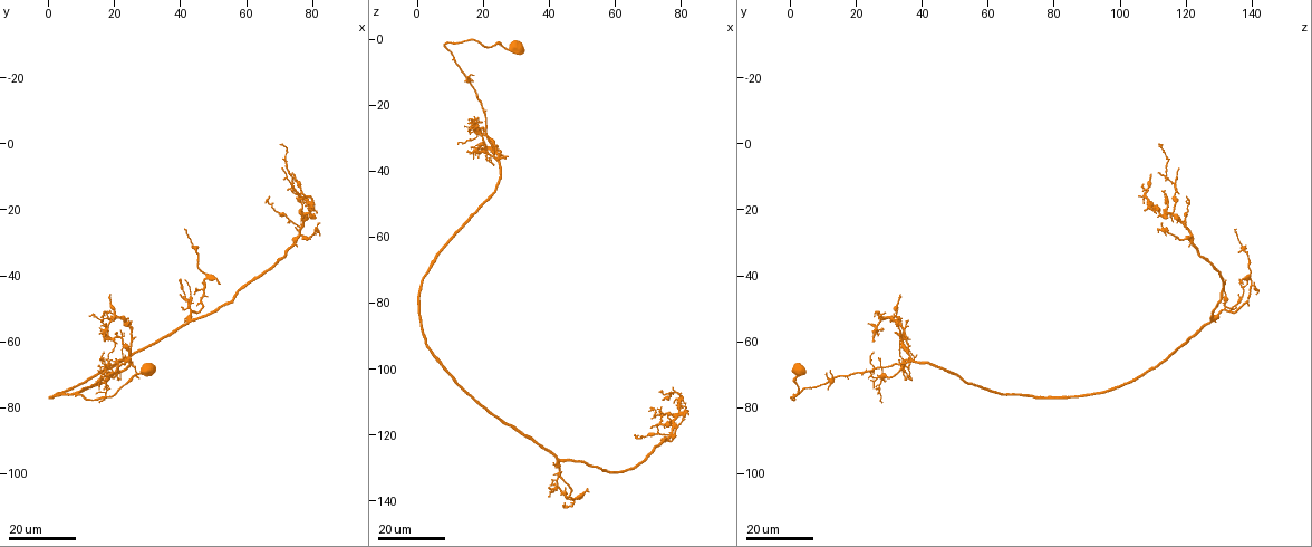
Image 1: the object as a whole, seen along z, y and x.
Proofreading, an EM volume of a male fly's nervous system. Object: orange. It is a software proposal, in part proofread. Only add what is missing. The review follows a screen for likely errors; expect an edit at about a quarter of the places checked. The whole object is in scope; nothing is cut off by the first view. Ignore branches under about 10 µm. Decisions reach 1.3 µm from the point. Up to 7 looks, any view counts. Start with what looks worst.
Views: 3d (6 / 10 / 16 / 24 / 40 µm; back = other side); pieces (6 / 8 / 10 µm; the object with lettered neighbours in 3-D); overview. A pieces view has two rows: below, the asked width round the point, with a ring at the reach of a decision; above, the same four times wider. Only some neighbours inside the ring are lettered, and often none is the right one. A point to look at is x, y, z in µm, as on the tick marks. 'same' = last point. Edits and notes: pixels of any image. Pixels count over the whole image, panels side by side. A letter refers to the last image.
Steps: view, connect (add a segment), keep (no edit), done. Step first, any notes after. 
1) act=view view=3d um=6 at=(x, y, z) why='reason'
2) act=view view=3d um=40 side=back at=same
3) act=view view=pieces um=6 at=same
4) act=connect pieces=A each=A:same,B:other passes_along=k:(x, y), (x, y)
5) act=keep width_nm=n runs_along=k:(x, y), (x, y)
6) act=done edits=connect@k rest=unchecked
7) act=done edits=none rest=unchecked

act=view view=3d um=16 at=(73, 13, 106) why='tapers out'

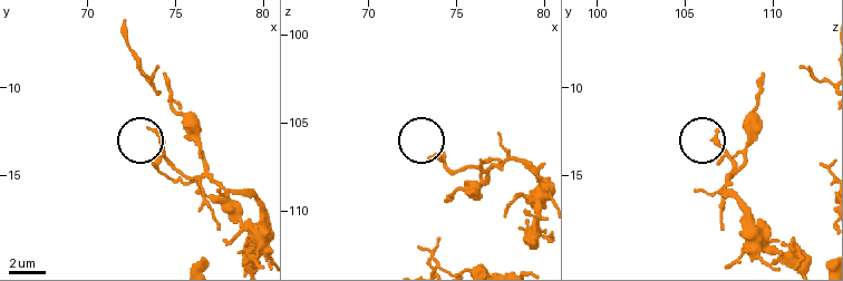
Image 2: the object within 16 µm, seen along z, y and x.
act=view view=pieces um=10 at=(73.4, 12.2, 107.0) why='what lies round it'

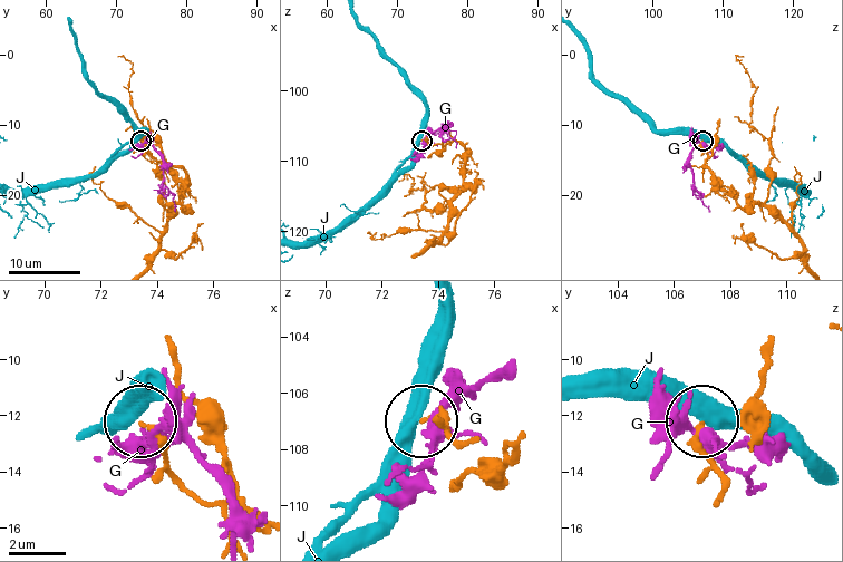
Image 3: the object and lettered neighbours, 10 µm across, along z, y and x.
act=keep each=G:other,J:other runs_along=3:(171, 207), (181, 207), (184, 171), (154, 158), (141, 142) found='none of them fits'

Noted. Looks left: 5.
act=view view=3d um=16 at=(17, 60, 25) why='an open end'

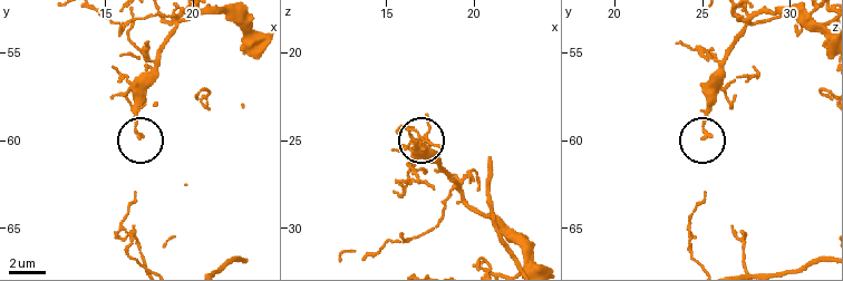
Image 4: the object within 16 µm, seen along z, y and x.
act=view view=pieces um=6 at=(17.1, 59.6, 25.5) why='what lies round it'

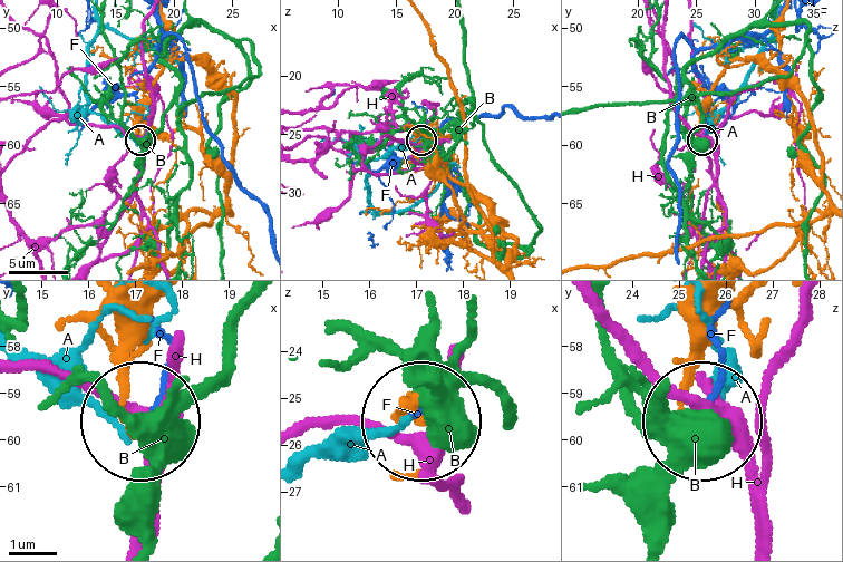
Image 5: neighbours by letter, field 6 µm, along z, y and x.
act=keep each=A:other,B:other,F:other,H:other found='none of them fits'

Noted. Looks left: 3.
act=view view=3d um=16 at=(82, 21, 112) why='thin end'

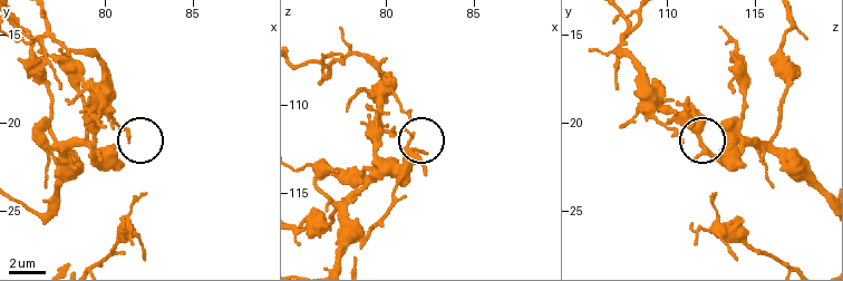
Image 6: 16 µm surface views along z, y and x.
act=view view=pieces um=10 at=(81.3, 21.0, 110.8)

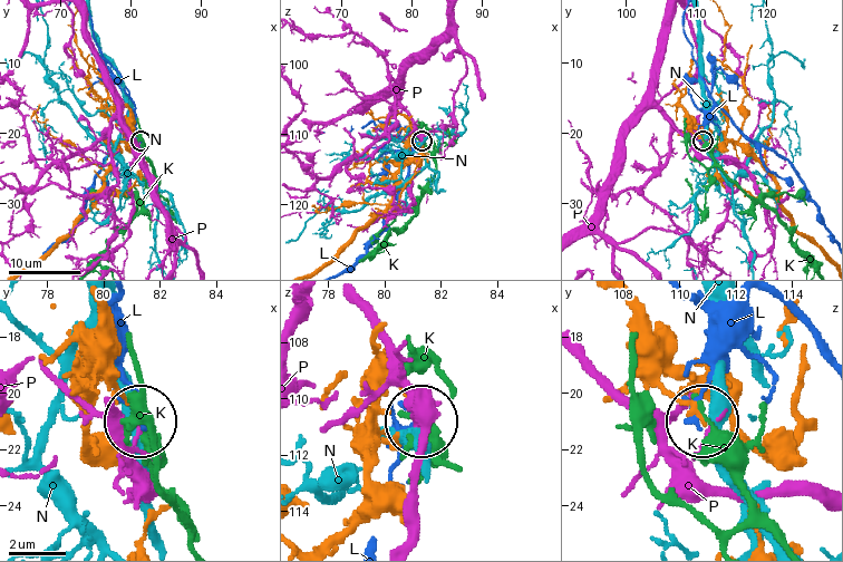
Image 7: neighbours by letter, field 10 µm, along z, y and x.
act=keep width_nm=170 each=K:other,L:other,N:other,P:other found='none of them fits'

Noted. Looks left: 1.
act=done edits=none rest=unchecked

